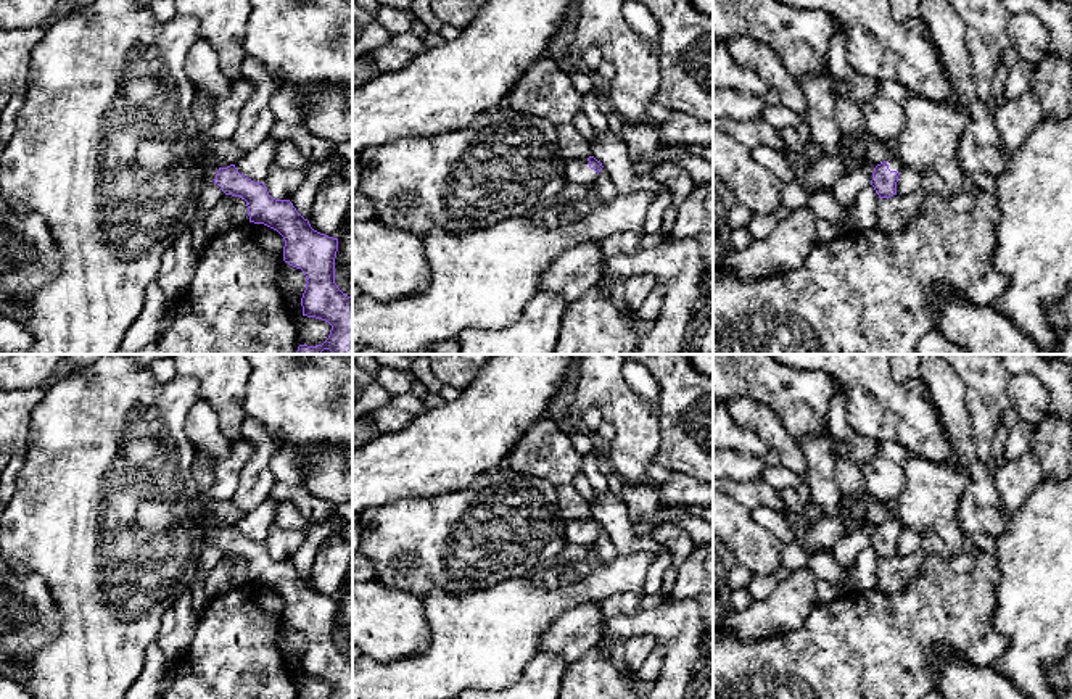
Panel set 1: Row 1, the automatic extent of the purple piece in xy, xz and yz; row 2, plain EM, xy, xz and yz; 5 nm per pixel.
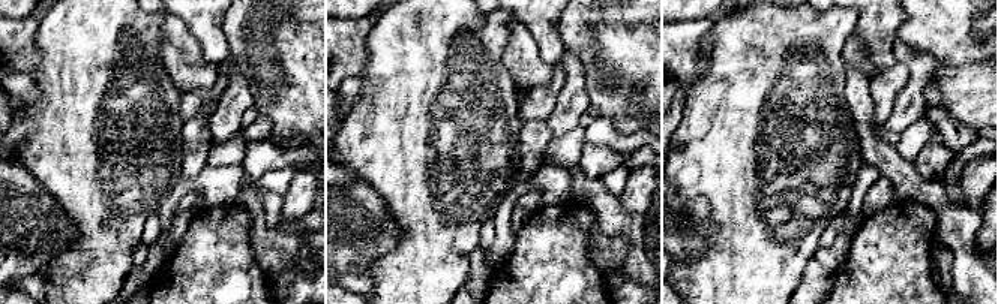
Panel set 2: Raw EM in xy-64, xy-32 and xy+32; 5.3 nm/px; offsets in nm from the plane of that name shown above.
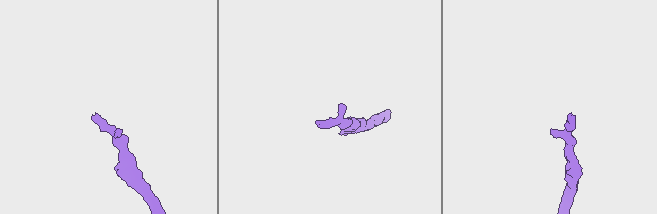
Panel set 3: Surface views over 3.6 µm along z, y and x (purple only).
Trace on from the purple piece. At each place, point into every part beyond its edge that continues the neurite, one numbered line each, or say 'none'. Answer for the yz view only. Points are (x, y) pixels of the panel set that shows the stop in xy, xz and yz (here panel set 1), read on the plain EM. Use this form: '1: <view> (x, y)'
1: yz (894, 522)

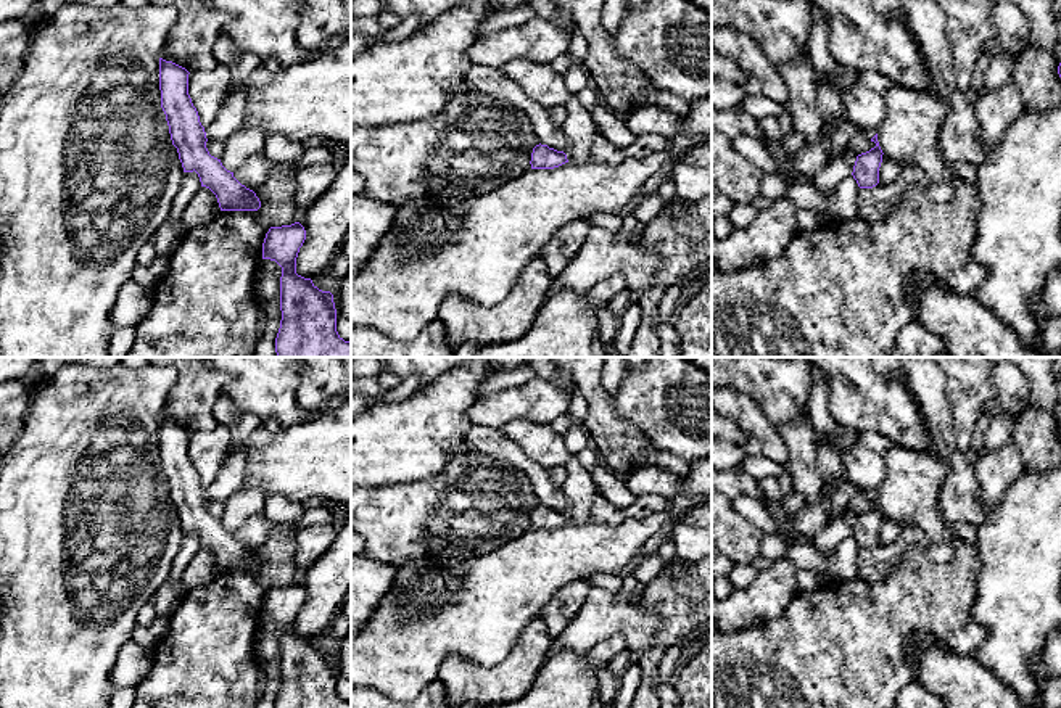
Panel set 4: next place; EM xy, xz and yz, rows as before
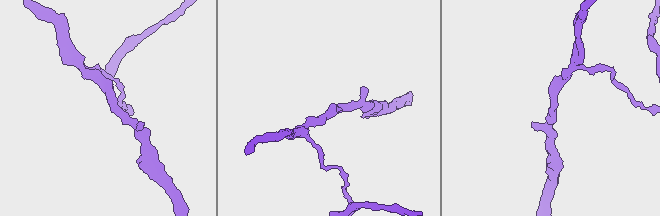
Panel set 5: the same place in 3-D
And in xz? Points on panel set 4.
none

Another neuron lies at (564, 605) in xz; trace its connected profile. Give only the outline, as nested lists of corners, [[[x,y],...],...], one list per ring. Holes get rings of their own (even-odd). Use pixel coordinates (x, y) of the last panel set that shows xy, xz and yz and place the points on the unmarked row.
[[[578,579],[559,589],[539,610],[538,616],[544,621],[551,639],[564,632],[567,624],[576,616],[581,605],[592,589],[588,579]]]

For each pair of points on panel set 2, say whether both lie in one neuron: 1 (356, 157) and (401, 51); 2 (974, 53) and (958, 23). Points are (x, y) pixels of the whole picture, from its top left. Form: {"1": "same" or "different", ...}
{"1": "same", "2": "same"}

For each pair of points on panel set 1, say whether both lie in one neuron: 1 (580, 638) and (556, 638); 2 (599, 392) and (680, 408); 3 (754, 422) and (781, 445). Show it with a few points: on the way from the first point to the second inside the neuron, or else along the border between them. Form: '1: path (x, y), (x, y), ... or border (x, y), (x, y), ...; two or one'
1: path (573, 638), (562, 638); one
2: border (657, 409), (659, 448); two
3: path (760, 424), (775, 438); one

